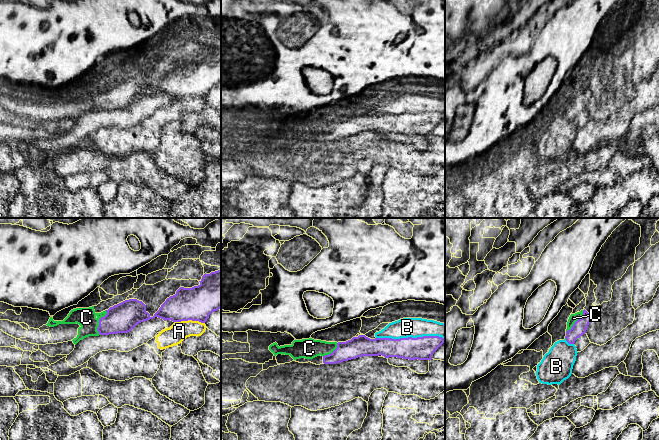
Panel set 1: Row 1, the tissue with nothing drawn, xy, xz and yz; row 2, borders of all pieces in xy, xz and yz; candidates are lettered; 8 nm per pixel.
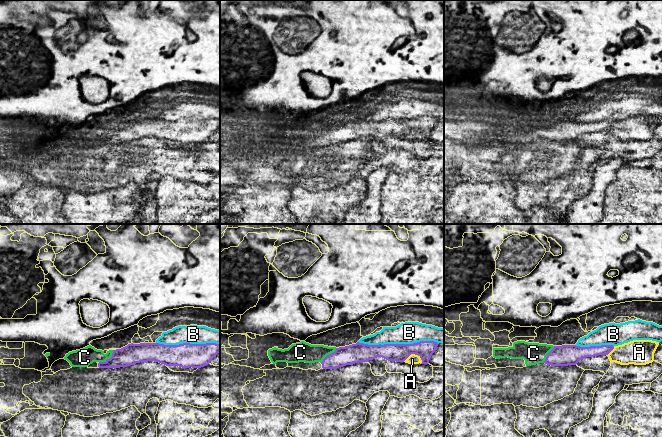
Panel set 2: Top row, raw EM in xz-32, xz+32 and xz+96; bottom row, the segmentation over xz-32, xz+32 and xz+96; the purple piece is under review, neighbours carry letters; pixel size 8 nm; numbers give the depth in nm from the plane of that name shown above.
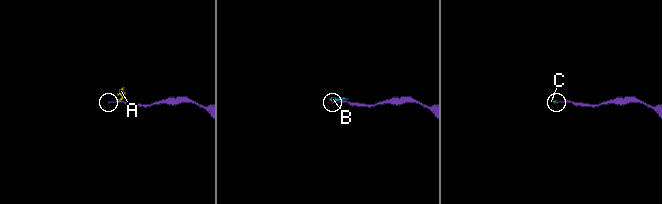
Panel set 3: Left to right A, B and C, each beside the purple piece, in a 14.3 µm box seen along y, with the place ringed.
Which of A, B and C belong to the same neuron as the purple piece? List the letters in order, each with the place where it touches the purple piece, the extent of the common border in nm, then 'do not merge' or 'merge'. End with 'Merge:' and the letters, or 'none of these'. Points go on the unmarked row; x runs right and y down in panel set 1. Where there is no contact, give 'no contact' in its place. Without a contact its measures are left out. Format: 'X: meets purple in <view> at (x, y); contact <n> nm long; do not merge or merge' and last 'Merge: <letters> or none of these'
A: meets purple in xy at (190, 95); contact 240 nm long; do not merge
B: meets purple in xz at (409, 113); contact 550 nm long; do not merge
C: meets purple in xy at (99, 98); contact 200 nm long; merge
Merge: C

